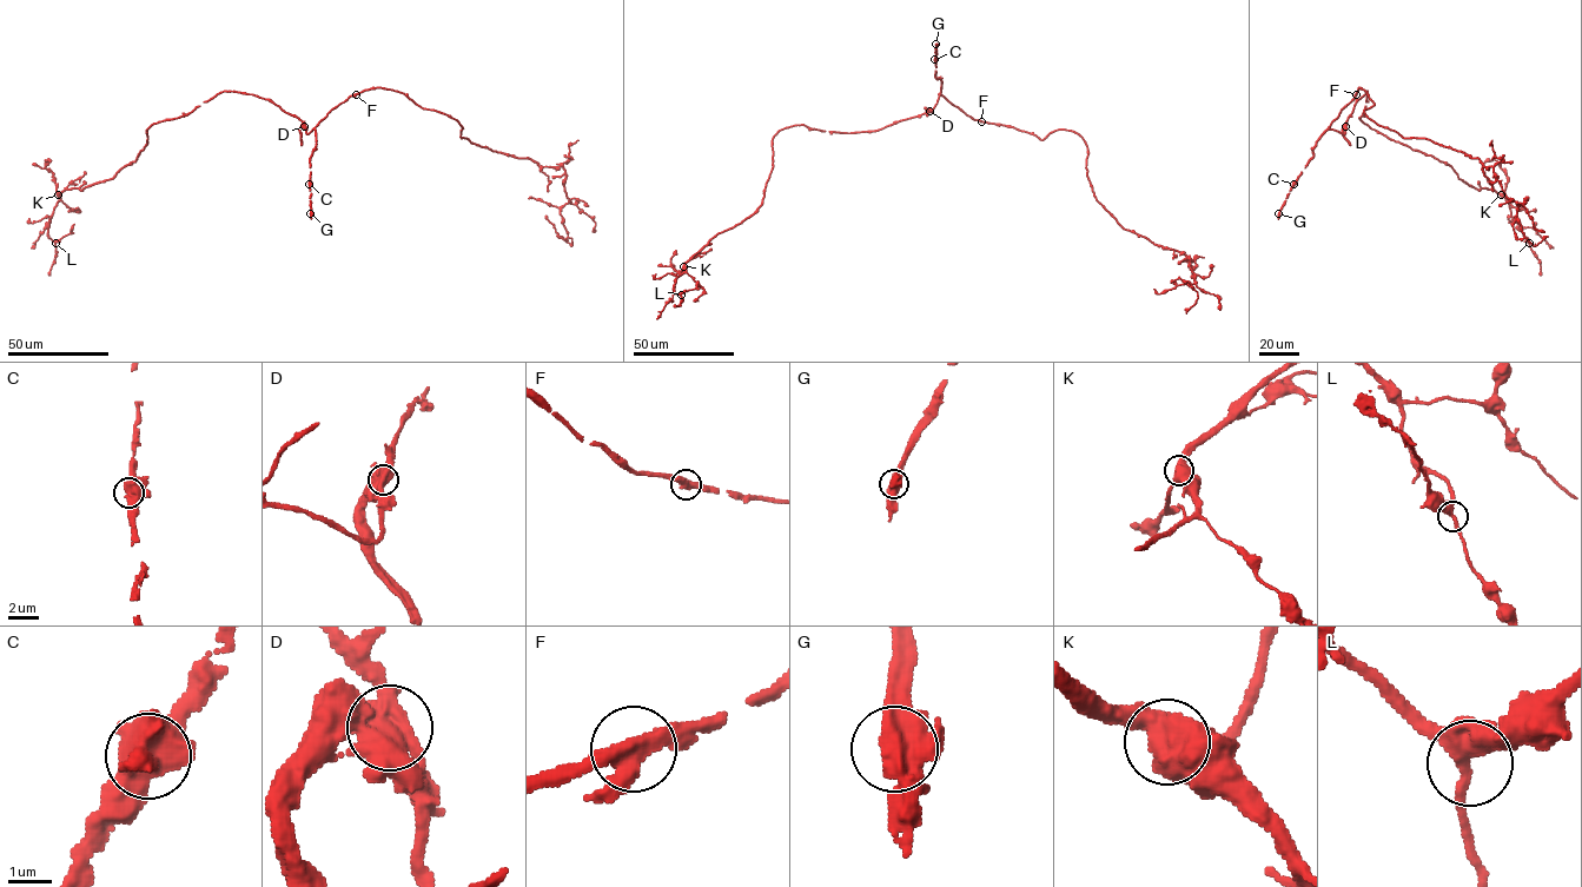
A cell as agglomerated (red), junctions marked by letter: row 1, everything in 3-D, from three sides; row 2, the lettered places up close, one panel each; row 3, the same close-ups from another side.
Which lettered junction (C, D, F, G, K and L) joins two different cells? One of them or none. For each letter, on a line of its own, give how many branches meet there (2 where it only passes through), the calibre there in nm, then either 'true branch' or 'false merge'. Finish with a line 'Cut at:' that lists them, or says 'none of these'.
C: 3 | 550 nm | true branch
D: 3 | 550 nm | false merge
F: 3 | 400 nm | true branch
G: 4 | 550 nm | true branch
K: 3 | 500 nm | true branch
L: 3 | 360 nm | true branch
Cut at: D

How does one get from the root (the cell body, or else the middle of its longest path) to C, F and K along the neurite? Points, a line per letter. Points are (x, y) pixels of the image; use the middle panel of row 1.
C: (939, 96), (941, 80), (935, 77), (934, 59)
F: (939, 96), (981, 121)
K: (939, 96), (932, 111), (876, 130), (781, 128), (772, 143), (773, 166), (761, 205), (716, 233), (683, 266)

